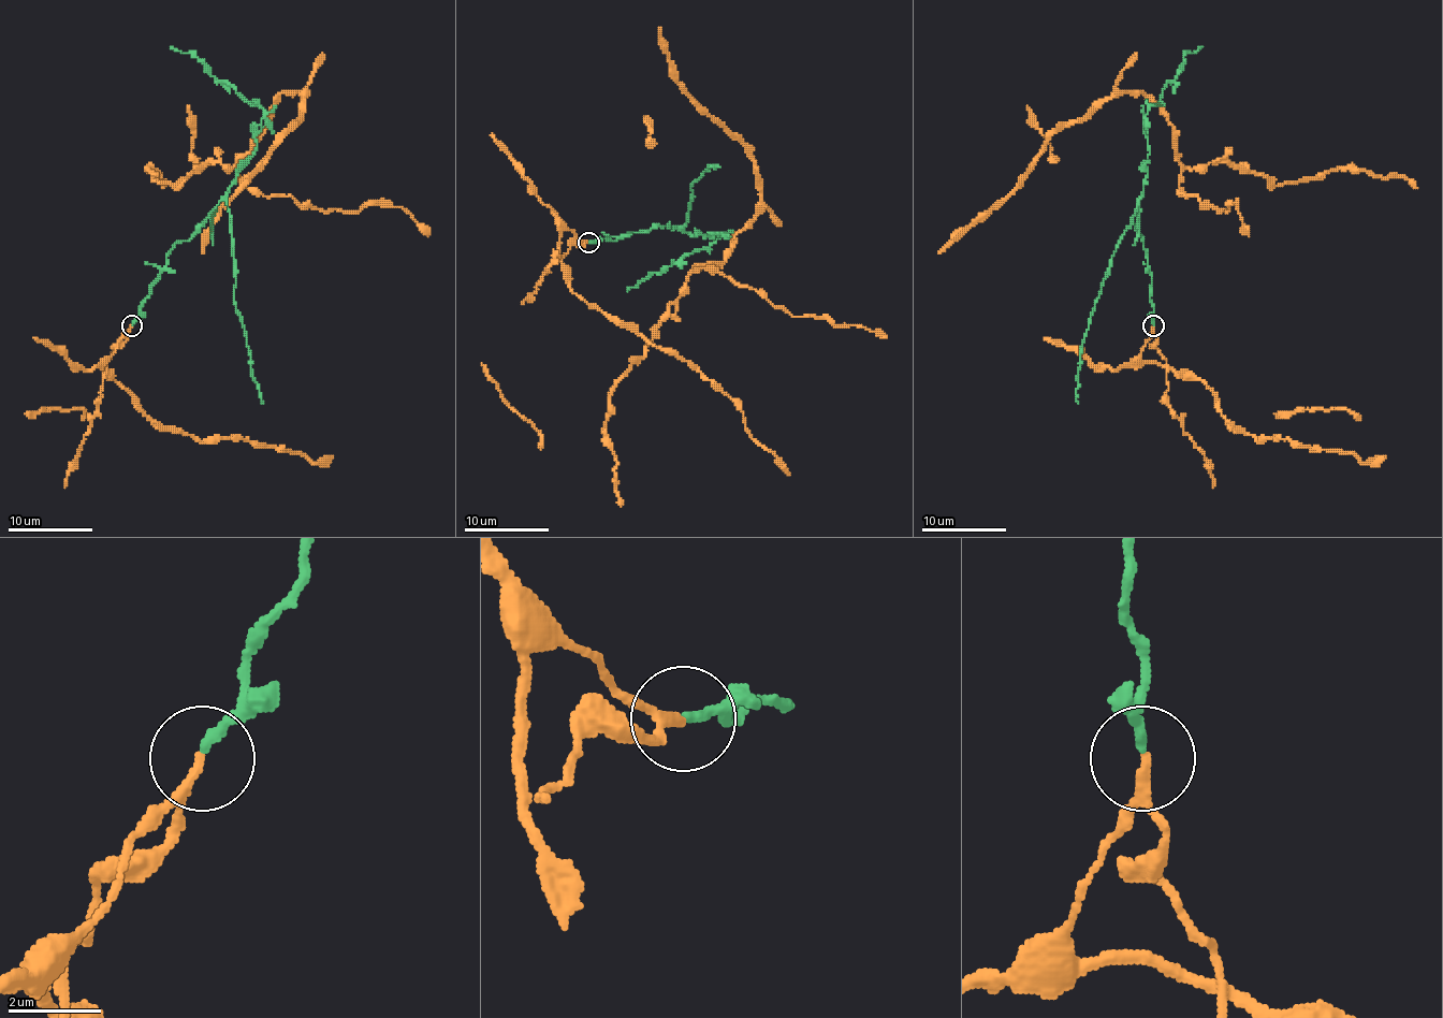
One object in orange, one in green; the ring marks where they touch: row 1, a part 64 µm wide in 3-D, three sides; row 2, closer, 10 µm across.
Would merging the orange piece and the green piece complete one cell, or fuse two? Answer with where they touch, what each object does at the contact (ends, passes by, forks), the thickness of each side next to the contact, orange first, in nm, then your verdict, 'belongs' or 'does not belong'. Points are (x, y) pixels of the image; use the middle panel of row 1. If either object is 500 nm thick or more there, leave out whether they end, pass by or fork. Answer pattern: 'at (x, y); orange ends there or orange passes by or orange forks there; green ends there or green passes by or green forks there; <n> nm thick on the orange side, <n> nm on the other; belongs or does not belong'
at (588, 242); orange passes by; green ends there; 150 nm thick on the orange side, 200 nm on the other; does not belong

